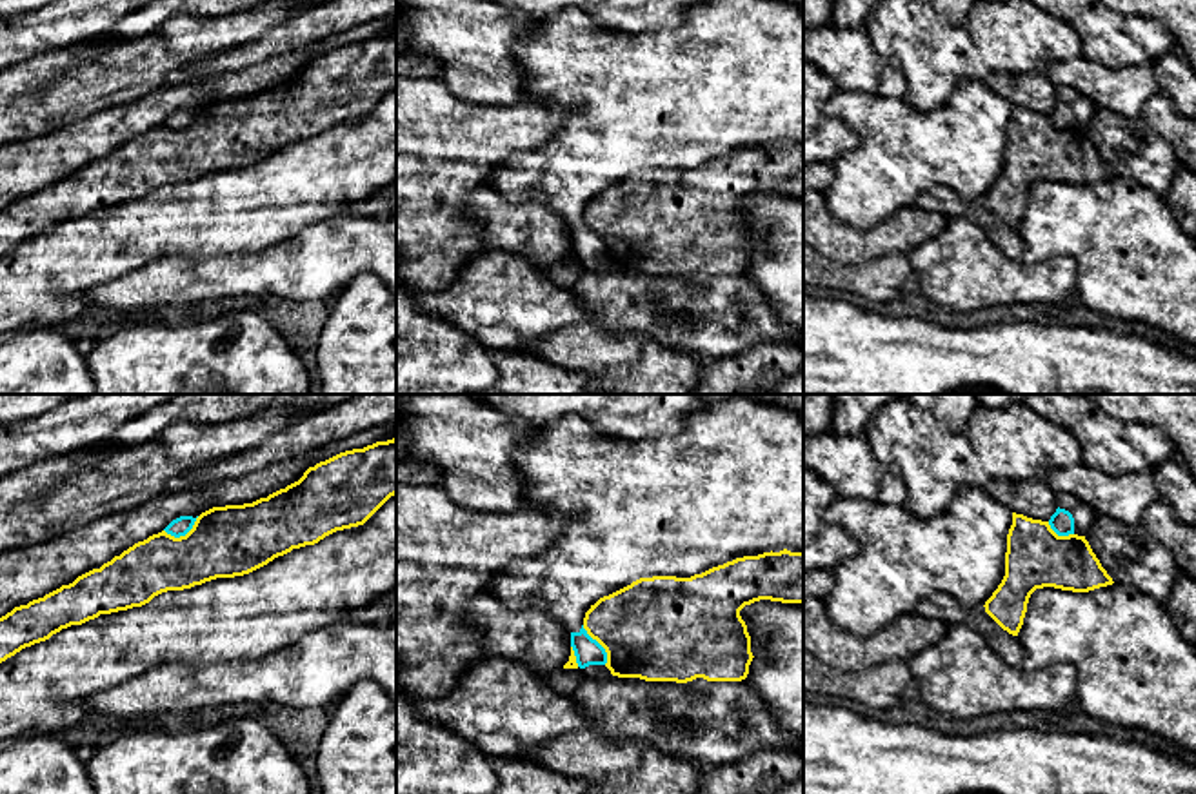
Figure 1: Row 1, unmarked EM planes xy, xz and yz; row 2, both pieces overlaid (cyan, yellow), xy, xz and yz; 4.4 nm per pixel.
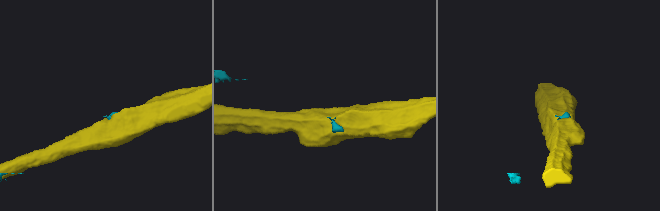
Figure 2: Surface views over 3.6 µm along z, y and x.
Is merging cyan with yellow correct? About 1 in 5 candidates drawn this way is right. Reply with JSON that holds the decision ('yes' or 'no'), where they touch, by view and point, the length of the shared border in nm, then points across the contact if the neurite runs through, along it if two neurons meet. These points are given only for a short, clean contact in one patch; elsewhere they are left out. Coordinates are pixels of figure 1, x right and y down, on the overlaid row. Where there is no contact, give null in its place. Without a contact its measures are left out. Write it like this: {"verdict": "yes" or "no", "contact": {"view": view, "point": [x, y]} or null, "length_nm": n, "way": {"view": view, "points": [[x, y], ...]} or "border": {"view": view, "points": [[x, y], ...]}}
{"verdict": "no", "contact": {"view": "xz", "point": [600, 645]}, "length_nm": 200}

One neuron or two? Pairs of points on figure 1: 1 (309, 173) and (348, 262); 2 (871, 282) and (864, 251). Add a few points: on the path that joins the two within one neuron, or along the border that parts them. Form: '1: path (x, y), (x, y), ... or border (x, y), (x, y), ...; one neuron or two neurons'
1: border (342, 211), (309, 222), (291, 238); two neurons
2: border (906, 253), (884, 253), (858, 264), (824, 257); two neurons

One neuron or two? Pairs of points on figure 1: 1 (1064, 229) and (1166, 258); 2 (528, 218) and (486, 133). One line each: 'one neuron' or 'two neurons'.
1: one neuron
2: two neurons

